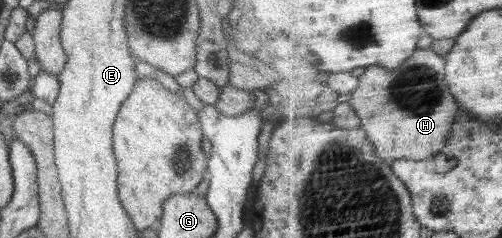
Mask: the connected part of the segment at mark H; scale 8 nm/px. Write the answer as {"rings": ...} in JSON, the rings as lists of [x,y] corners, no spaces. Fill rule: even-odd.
{"rings":[[[428,48],[415,51],[398,68],[367,68],[367,72],[363,73],[360,87],[352,94],[351,104],[361,117],[362,126],[376,145],[376,150],[379,150],[381,158],[392,163],[401,159],[429,160],[447,146],[449,130],[459,114],[459,104],[449,90],[449,82],[445,80],[445,64],[445,56],[439,56],[432,48]]]}

